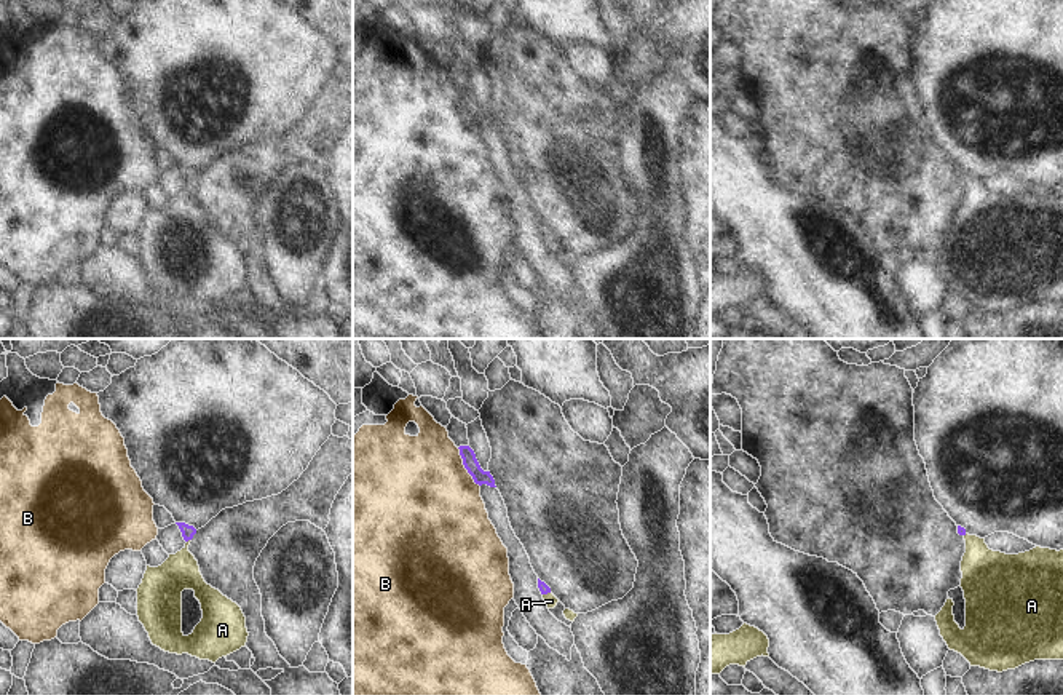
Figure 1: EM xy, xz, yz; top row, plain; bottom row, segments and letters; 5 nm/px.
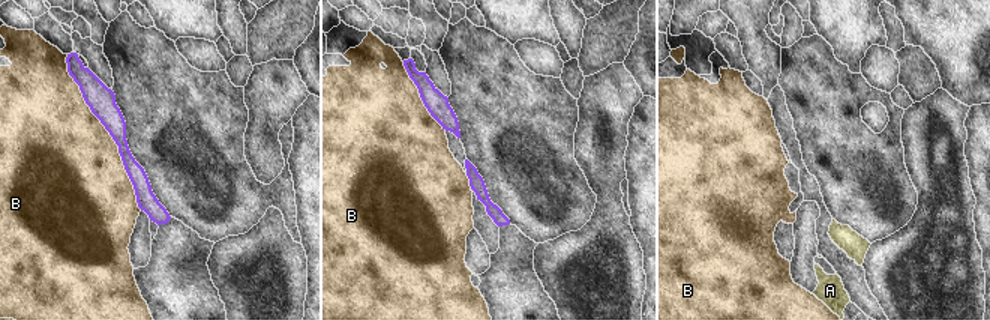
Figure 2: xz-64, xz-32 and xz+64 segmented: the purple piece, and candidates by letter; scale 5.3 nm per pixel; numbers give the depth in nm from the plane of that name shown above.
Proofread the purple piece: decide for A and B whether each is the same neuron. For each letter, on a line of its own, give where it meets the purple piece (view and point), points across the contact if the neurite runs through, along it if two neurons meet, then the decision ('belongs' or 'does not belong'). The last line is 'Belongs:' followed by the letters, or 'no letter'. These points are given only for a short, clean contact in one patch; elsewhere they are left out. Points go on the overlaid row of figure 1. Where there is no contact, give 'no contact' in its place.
A: xy (189, 539) | across xy (187, 531), (189, 539), (181, 571) | belongs
B: xz (465, 467) | does not belong
Belongs: A

